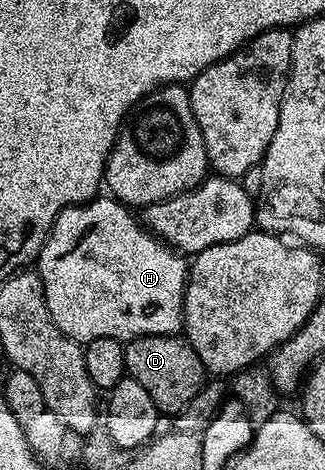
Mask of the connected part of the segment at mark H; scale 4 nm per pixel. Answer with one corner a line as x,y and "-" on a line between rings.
98,196
91,199
90,202
83,202
79,206
67,206
61,210
57,219
53,221
53,226
49,230
43,248
37,253
35,269
37,275
41,277
47,312
51,316
51,320
55,320
59,332
63,332
78,344
99,340
100,338
128,340
142,338
143,336
155,336
156,334
176,335
182,329
185,320
185,282
189,279
189,267
186,259
172,246
165,245
156,234
150,234
139,221
138,215
125,203
118,202
112,196

